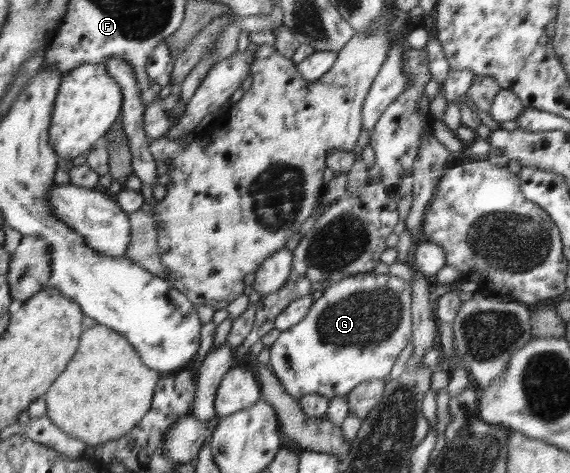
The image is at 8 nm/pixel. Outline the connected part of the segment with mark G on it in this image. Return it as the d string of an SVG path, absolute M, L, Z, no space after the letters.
M360 272L346 276L334 286L328 287L322 296L314 301L306 317L289 330L281 331L279 337L270 346L270 365L274 375L281 380L286 392L300 400L306 394L320 394L331 400L345 397L356 386L371 379L386 379L390 375L396 357L406 347L412 335L410 303L413 303L413 289L400 277L394 275L376 275Z

